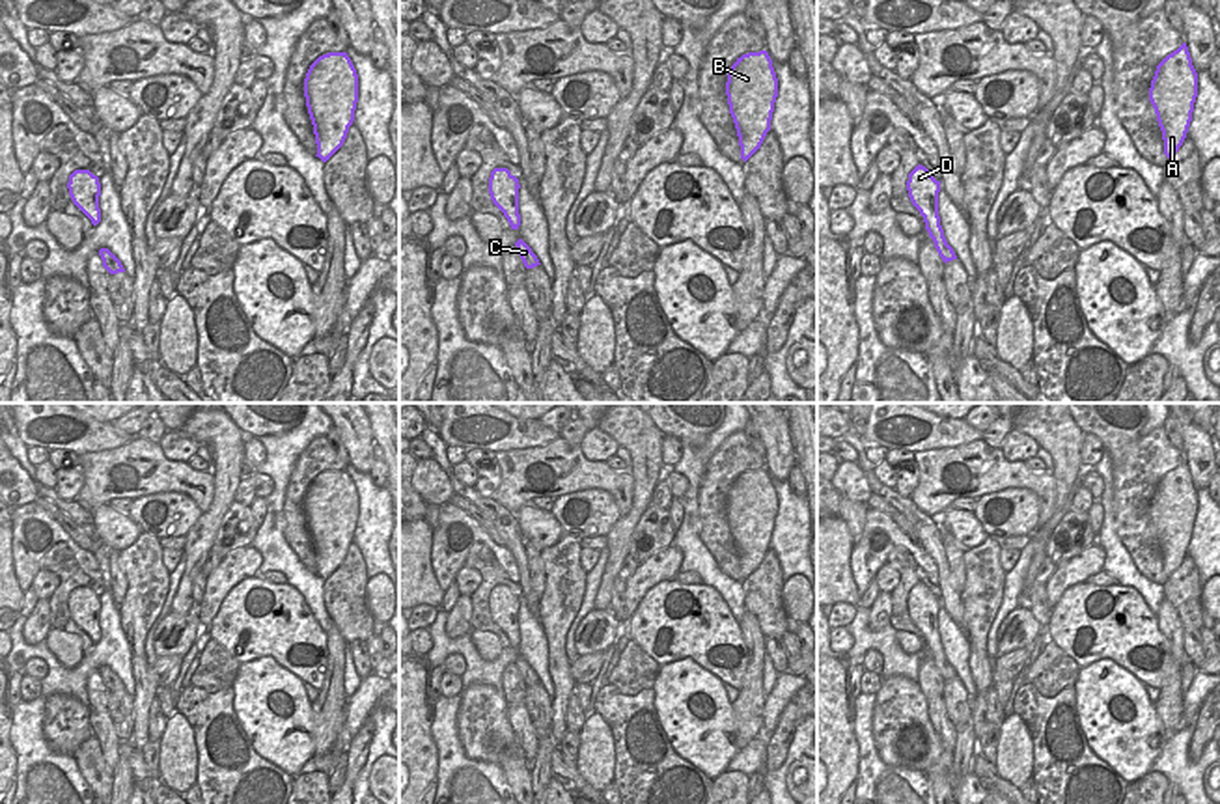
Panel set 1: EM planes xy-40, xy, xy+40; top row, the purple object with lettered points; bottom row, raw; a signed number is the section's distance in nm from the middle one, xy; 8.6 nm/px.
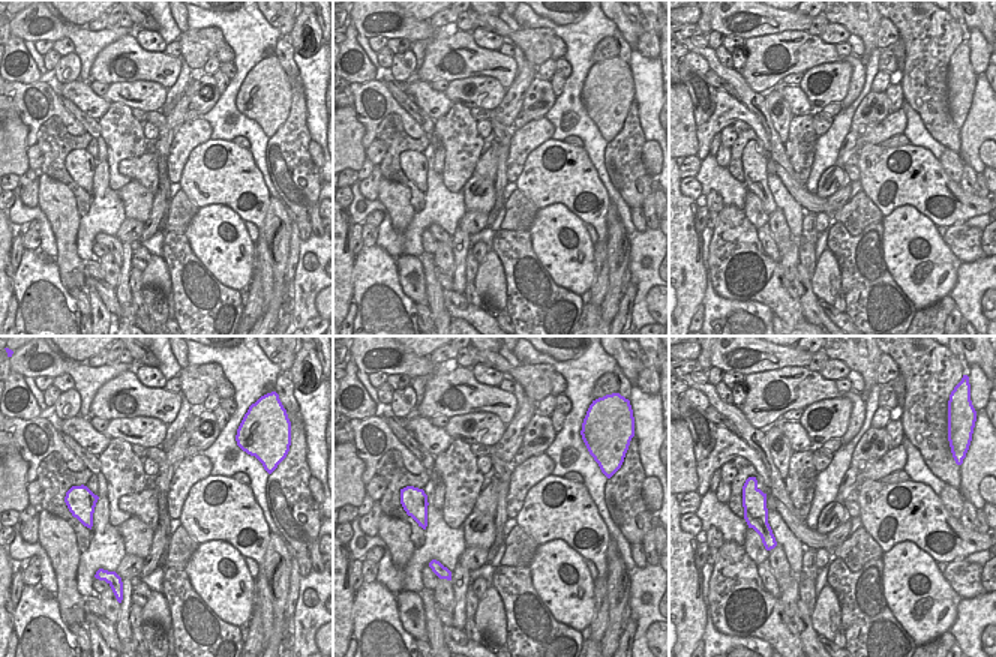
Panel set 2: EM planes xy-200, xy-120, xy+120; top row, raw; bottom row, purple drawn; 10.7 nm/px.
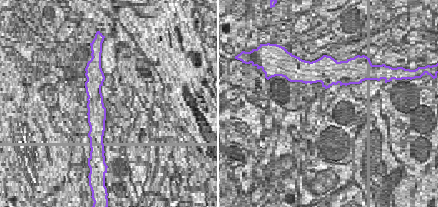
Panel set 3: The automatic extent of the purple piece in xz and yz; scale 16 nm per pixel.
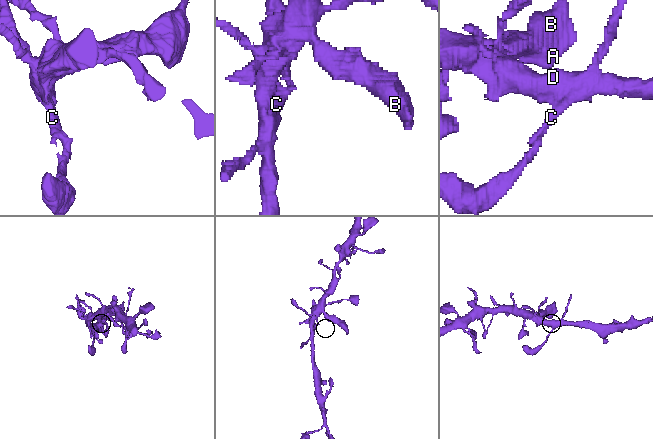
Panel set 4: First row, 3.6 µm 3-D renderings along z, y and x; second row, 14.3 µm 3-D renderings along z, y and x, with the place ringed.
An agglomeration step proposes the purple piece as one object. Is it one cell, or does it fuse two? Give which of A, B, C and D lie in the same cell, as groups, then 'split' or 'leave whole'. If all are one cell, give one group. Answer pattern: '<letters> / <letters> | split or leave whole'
A B D / C | split

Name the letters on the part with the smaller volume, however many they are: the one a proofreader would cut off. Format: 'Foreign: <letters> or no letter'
Foreign: C

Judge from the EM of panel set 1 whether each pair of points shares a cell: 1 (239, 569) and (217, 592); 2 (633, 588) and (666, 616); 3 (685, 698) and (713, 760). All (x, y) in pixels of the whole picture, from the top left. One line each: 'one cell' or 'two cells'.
1: one cell
2: two cells
3: one cell

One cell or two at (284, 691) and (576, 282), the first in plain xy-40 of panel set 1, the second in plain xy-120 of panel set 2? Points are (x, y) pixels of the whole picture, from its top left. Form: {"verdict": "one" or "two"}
{"verdict": "one"}

